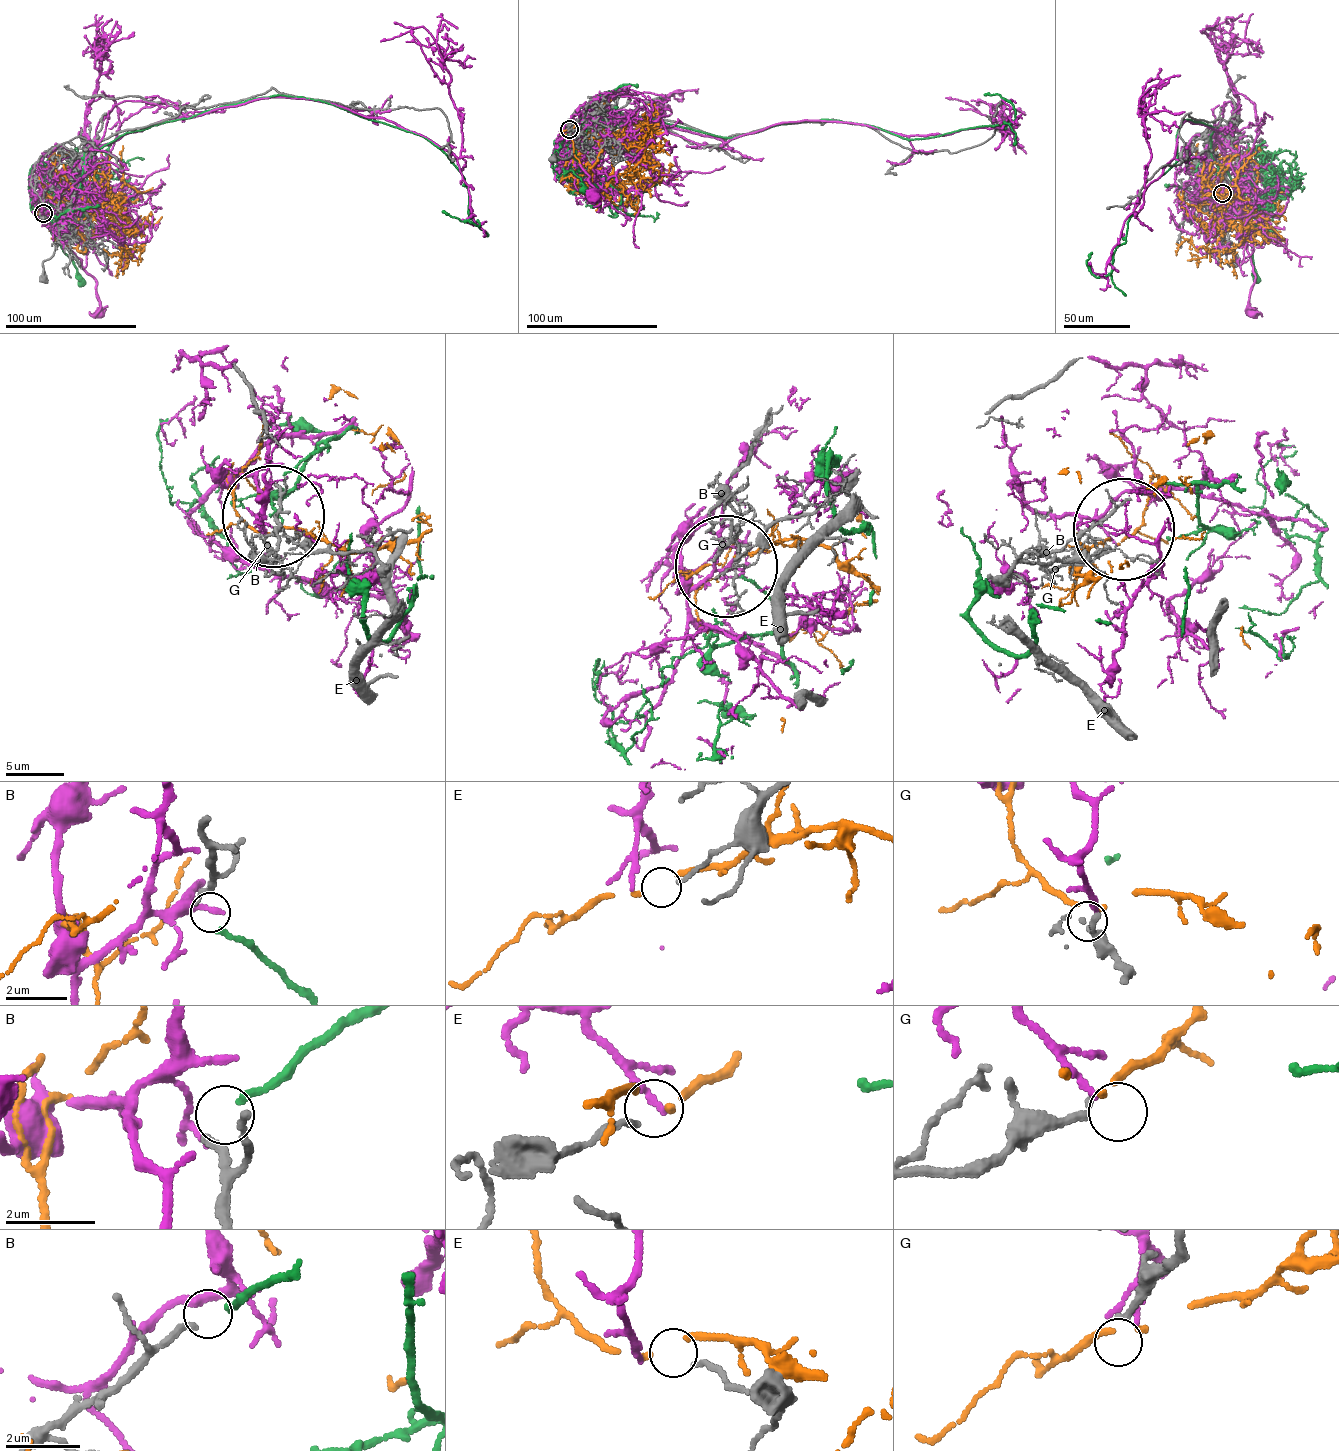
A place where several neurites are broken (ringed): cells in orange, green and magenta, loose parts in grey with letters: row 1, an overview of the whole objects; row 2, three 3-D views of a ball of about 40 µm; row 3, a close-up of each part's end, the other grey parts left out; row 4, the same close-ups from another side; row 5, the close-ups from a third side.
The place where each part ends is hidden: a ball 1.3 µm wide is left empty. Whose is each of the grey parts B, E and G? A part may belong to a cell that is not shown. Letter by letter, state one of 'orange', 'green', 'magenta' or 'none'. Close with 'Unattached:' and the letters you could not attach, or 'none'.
B: green
E: none
G: none
Unattached: E, G

